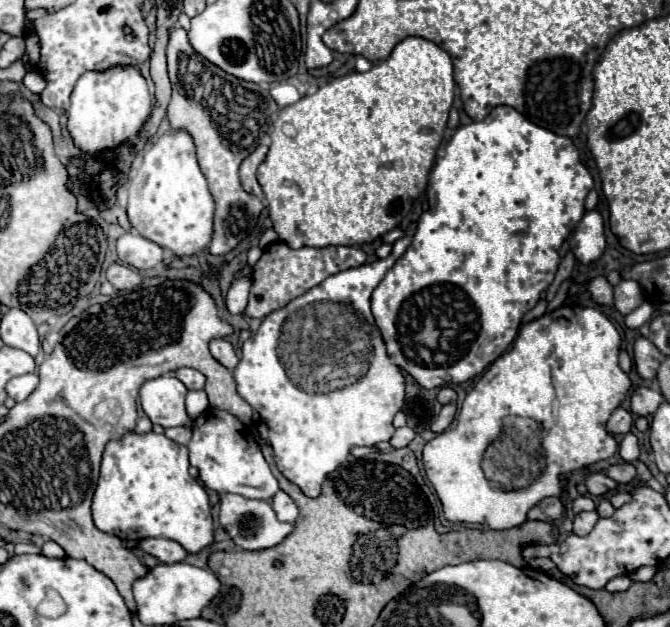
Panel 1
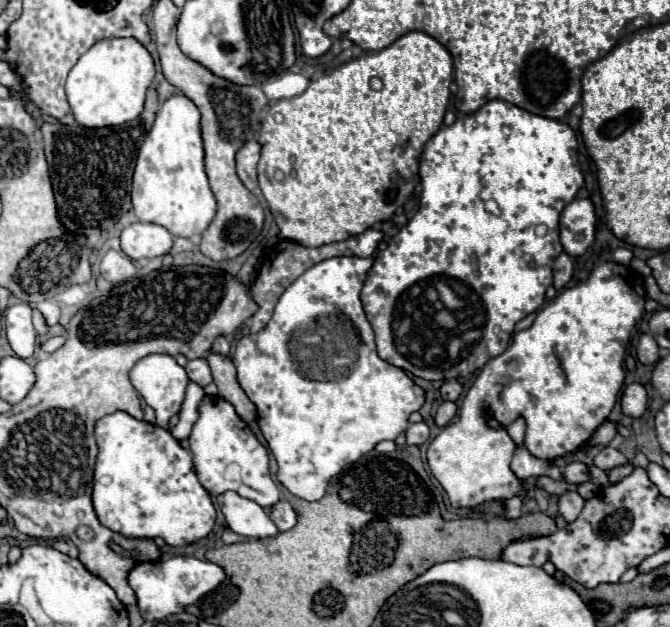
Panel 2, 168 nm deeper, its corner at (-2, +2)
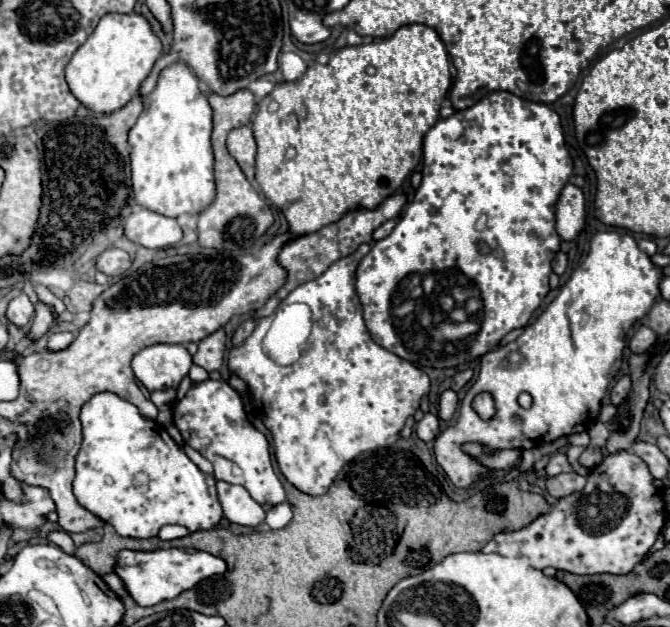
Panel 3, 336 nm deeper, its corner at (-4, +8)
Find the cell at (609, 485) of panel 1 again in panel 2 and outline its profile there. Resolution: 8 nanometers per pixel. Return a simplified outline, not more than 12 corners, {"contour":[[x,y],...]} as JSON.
{"contour":[[570,462],[562,468],[566,484],[590,480],[586,464]]}

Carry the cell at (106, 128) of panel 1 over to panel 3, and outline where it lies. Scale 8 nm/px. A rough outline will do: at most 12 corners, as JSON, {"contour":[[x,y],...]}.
{"contour":[[106,14],[66,66],[96,114],[124,108],[162,44],[140,14]]}

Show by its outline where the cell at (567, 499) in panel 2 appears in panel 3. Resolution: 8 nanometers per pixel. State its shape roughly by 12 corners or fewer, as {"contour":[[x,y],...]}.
{"contour":[[576,472],[546,480],[550,496],[564,498],[580,492],[586,478]]}

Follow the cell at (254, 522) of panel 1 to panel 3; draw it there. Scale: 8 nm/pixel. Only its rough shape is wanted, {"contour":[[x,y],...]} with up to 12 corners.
{"contour":[[218,482],[224,516],[260,526],[264,508],[244,486]]}

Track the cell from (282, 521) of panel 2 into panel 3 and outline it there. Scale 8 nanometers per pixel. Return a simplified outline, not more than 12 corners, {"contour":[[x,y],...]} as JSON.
{"contour":[[280,502],[266,512],[270,528],[284,528],[292,520],[288,502]]}

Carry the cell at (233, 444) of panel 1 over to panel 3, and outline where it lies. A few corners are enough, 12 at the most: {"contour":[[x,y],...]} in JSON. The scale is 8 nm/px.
{"contour":[[226,380],[192,386],[172,412],[216,480],[258,504],[286,492],[268,440]]}

